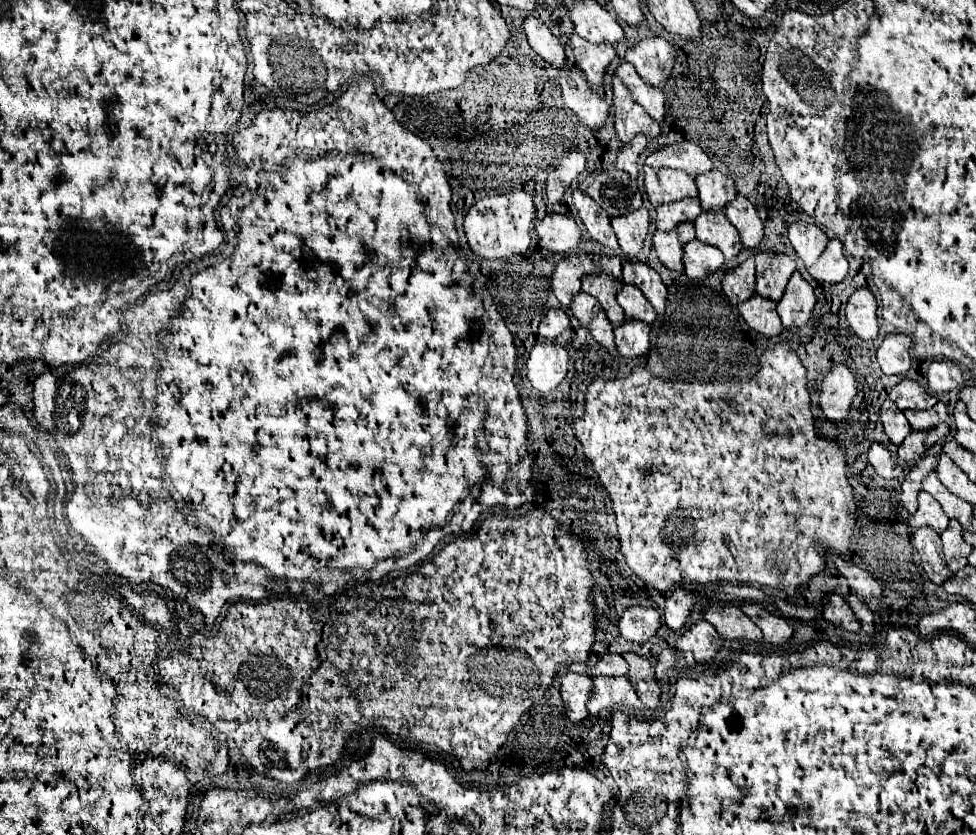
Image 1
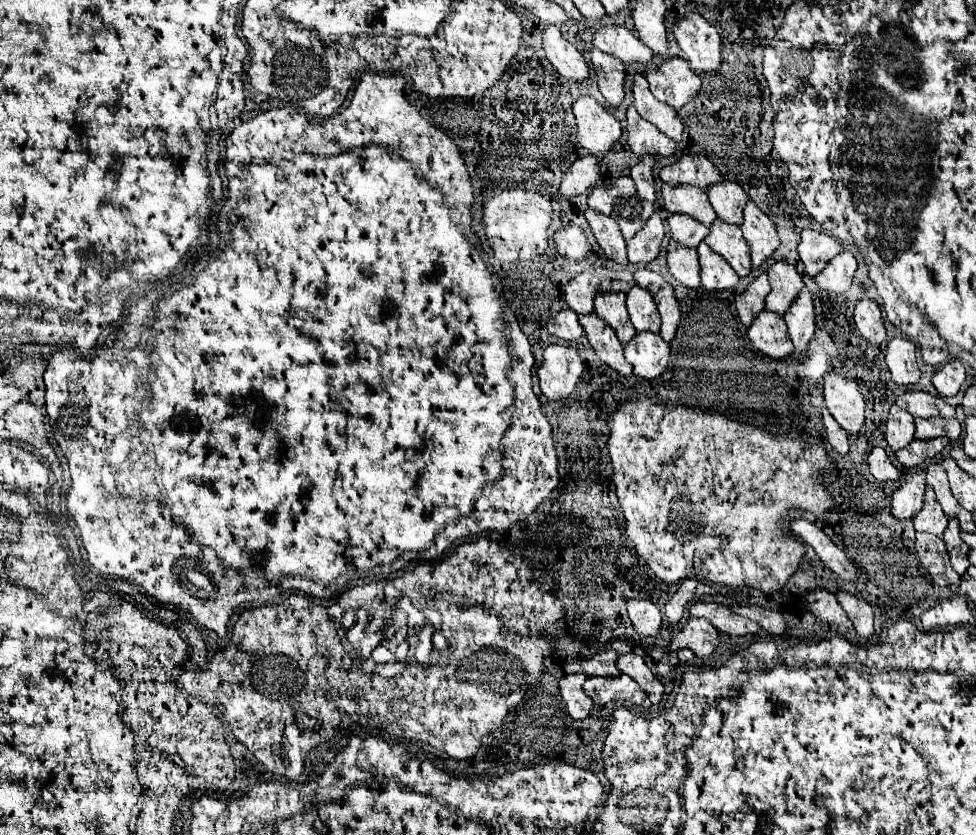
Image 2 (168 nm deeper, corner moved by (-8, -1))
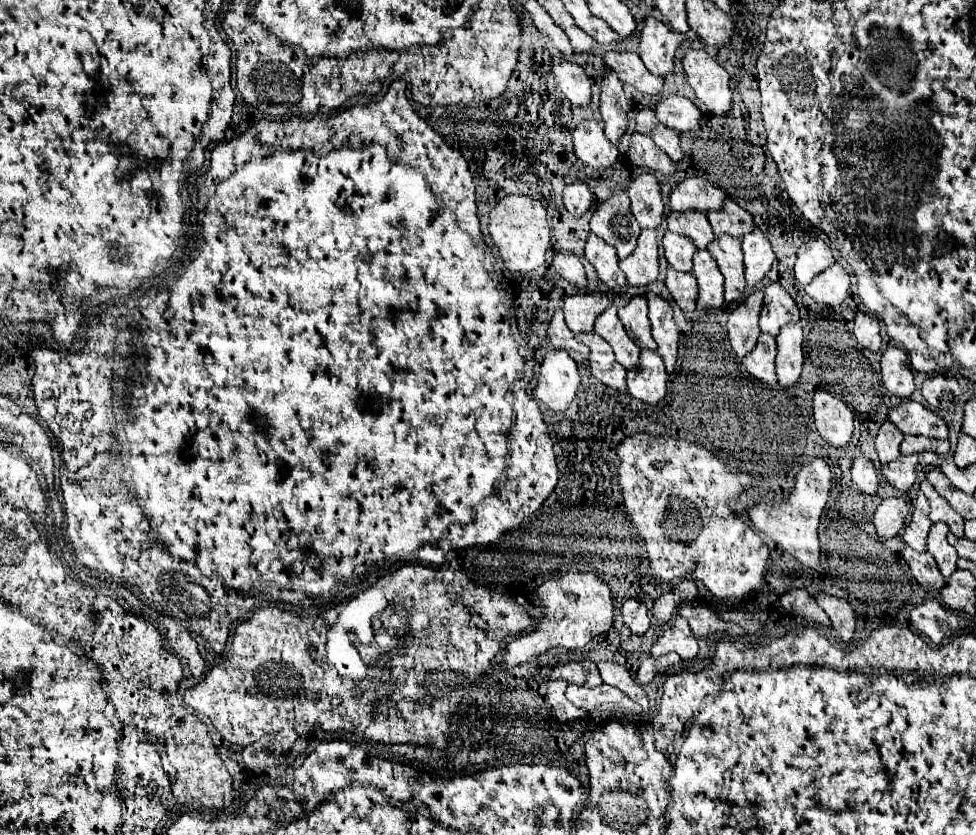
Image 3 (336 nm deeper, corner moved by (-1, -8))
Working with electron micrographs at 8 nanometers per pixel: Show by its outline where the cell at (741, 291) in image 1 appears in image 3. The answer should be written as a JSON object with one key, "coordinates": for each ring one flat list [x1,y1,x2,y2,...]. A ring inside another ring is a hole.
{"coordinates":[[754,291,742,305,738,305,728,317,728,337,734,353,742,359,746,357,760,337,760,309,762,309,764,291]]}

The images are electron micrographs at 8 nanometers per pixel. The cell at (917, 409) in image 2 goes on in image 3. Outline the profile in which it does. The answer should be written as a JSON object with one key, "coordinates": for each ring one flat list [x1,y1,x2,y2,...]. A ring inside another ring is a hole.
{"coordinates":[[902,401,898,407,894,407,888,415,888,421,892,421,904,435,926,435,934,439,948,439,946,423,934,411,914,401]]}

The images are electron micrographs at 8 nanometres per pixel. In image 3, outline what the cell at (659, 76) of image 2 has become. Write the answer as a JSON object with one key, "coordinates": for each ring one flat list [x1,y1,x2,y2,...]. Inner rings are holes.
{"coordinates":[[670,95,668,99,660,101,656,105,656,115,668,129,678,133,694,131,702,119,700,109,690,99,680,95]]}

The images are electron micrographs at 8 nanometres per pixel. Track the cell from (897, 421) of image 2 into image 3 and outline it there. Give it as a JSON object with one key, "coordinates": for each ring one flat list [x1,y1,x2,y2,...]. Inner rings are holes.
{"coordinates":[[886,421,876,437,876,453,878,453,878,461,882,465,896,461,900,455,900,443,902,443,904,435,900,433,900,429,896,429,896,425,892,425,890,421]]}

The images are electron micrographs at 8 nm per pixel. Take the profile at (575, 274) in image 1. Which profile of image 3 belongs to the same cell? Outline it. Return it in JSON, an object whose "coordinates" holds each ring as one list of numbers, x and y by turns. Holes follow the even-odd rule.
{"coordinates":[[576,293,564,299,564,315,572,333,592,333,598,311,590,295]]}

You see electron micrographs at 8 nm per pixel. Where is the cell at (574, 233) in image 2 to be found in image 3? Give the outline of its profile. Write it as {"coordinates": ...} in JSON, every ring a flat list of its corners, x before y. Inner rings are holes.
{"coordinates":[[556,253,552,265,562,279,566,279,570,285,578,287,580,291,586,291,588,279,584,273,584,265,574,253]]}

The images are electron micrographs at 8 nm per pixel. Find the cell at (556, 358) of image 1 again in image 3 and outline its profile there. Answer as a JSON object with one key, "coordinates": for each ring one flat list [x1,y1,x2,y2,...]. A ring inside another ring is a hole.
{"coordinates":[[548,351,532,395,552,411,566,411,578,391,578,385,580,375,576,361,566,351]]}

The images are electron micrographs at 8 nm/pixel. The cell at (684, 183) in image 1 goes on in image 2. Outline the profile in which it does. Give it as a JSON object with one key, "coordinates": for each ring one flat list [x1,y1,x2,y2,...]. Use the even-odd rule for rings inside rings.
{"coordinates":[[663,184,661,188,663,196,663,208,667,212,681,212,697,218,705,226,711,226,711,222,717,218,713,212,707,194,703,188,693,186,693,184,683,184,683,186,671,186]]}

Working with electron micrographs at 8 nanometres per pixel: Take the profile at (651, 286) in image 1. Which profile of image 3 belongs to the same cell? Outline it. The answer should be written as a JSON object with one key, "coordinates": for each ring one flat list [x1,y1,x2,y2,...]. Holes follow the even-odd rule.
{"coordinates":[[646,293,648,305,650,305,650,323,652,323,652,335,658,343,658,353,666,365,666,373,674,373,676,357,678,357,678,337,680,331,672,319,672,307,666,299]]}

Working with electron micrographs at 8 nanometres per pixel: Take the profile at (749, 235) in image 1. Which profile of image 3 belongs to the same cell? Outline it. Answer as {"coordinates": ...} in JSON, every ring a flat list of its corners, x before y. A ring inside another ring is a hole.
{"coordinates":[[754,229,744,237,744,265,746,265,746,283,748,287,758,285,770,271,774,261,774,251,768,237]]}

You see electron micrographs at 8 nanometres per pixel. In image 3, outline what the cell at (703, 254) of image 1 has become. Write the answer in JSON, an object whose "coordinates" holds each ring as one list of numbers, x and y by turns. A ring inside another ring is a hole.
{"coordinates":[[702,249,694,257,694,277,698,279,698,307,712,309,712,307,724,307,724,277,714,261,714,257]]}

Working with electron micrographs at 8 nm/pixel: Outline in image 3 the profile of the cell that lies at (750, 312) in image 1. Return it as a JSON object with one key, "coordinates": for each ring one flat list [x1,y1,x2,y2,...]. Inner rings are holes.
{"coordinates":[[762,333,756,349,748,357,742,359,742,365,756,381,772,387,772,385,776,385,774,359,776,359,776,339]]}

